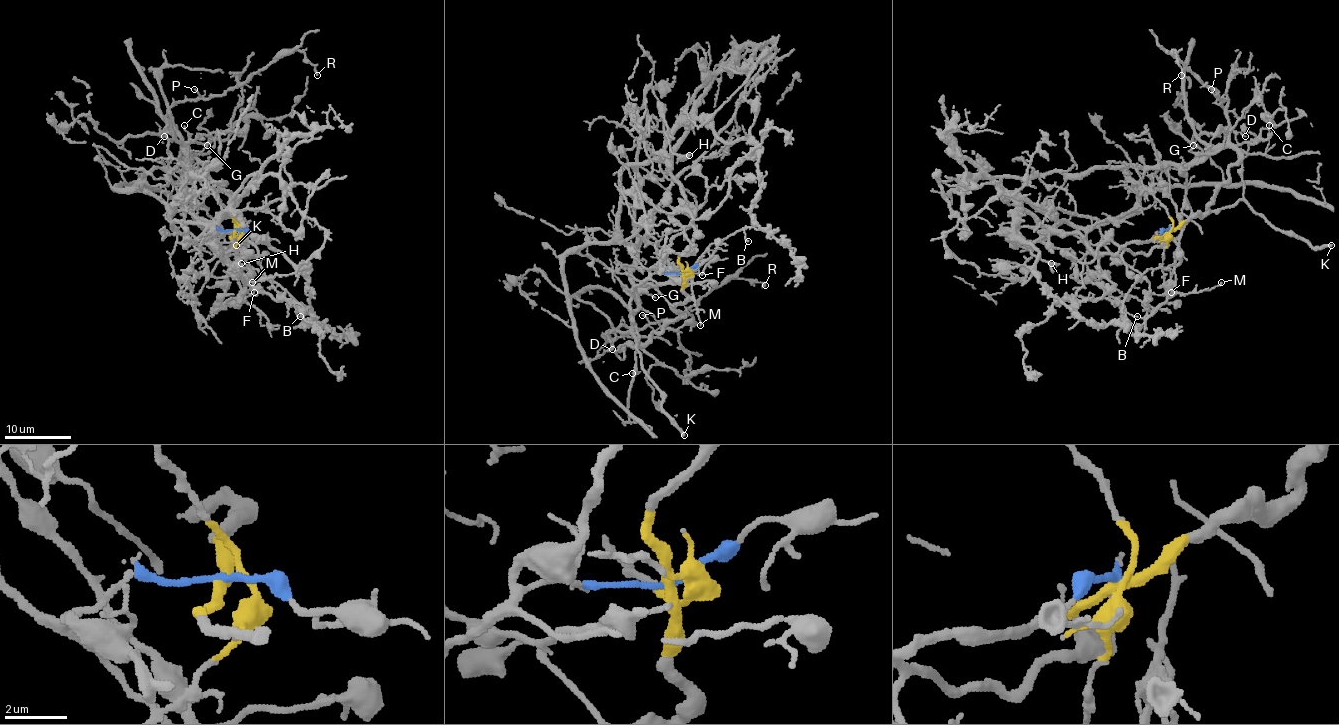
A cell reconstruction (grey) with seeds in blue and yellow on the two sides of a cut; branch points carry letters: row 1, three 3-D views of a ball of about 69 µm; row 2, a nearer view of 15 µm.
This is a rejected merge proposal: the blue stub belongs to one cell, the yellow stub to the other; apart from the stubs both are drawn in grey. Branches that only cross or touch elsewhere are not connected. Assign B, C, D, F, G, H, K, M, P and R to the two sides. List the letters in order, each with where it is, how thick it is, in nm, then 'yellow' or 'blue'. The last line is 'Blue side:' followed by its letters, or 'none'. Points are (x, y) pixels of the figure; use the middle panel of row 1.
B: place (748, 241); calibre 130 nm; blue
C: place (632, 373); calibre 90 nm; yellow
D: place (612, 349); calibre 110 nm; yellow
F: place (702, 275); calibre 90 nm; blue
G: place (655, 297); calibre 120 nm; blue
H: place (689, 155); calibre 500 nm; yellow
K: place (684, 435); calibre 320 nm; blue
M: place (700, 325); calibre 100 nm; blue
P: place (642, 315); calibre 120 nm; yellow
R: place (765, 285); calibre 150 nm; yellow
Blue side: B, F, G, K, M

